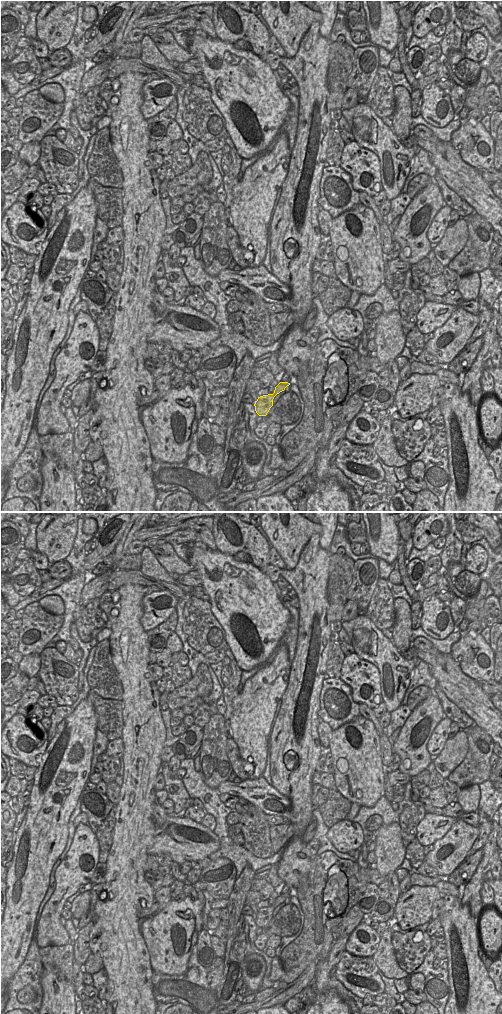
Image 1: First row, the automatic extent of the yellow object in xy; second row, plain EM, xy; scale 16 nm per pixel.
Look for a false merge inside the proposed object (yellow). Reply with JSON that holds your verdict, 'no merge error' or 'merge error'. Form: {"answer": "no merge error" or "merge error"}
{"answer": "no merge error"}

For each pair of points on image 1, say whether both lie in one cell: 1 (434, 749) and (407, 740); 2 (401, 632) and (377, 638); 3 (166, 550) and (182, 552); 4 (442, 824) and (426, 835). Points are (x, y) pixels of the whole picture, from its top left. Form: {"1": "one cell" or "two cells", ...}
{"1": "two cells", "2": "two cells", "3": "two cells", "4": "one cell"}

